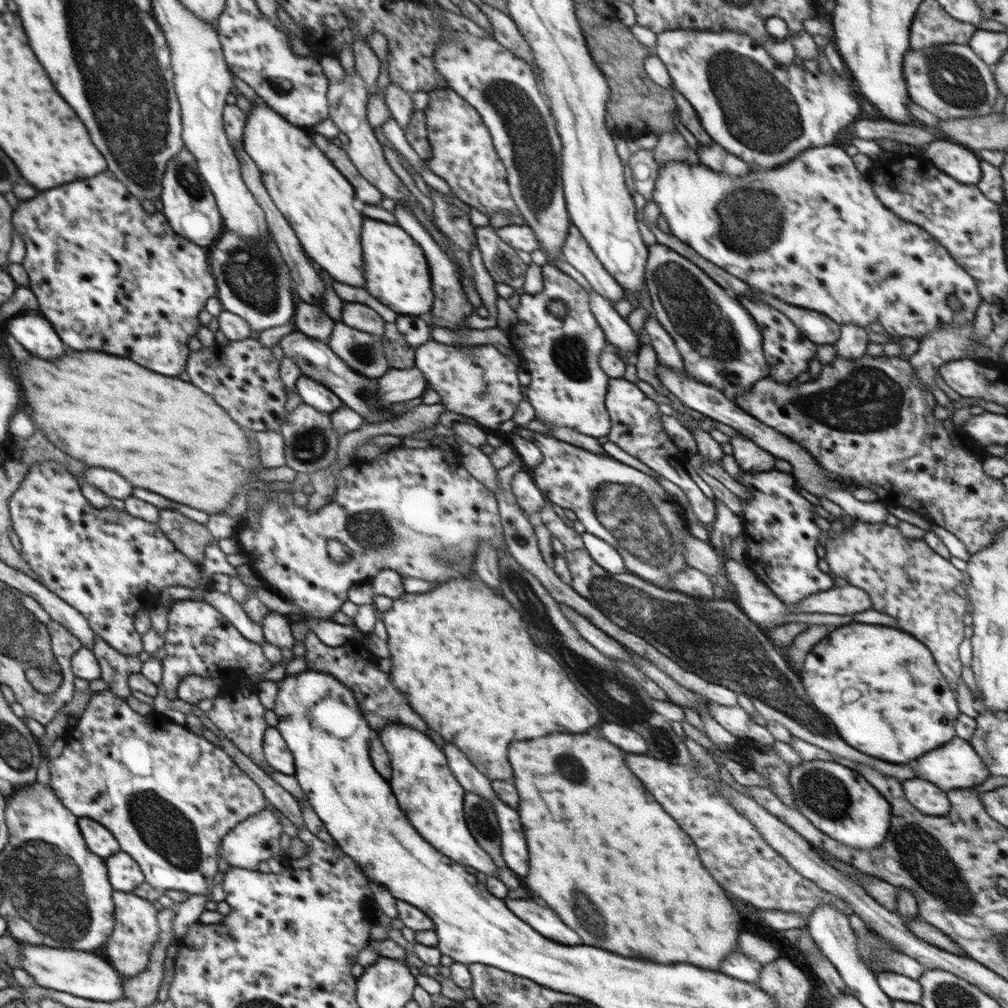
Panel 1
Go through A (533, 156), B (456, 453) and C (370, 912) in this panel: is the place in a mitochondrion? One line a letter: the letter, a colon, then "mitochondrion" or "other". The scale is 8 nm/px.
A: mitochondrion
B: other
C: other

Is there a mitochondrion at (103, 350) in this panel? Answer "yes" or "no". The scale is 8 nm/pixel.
no

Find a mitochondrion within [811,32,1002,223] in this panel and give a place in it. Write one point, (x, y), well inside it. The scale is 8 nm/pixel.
(954, 78)

